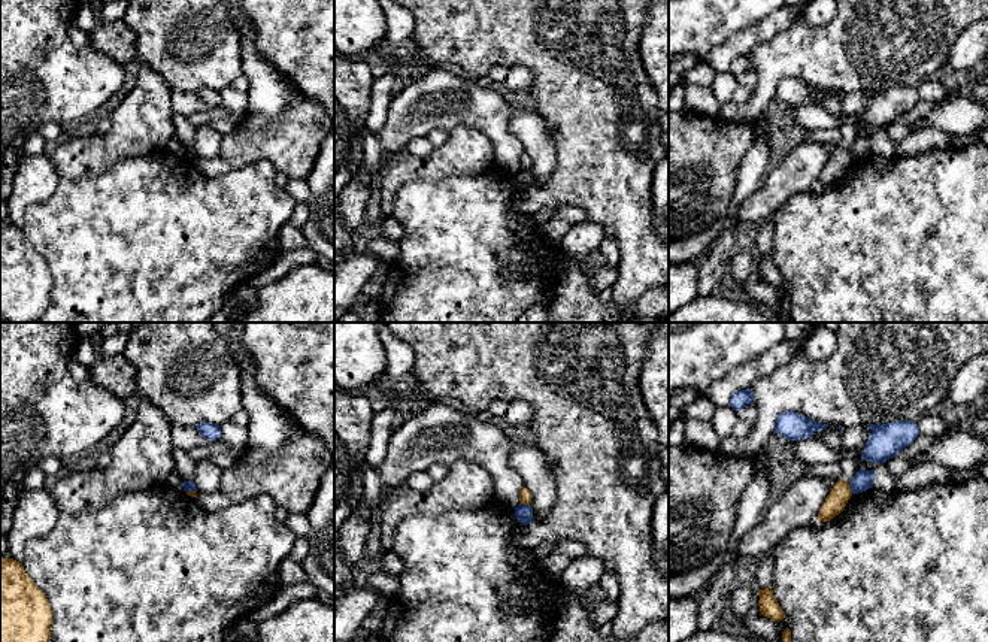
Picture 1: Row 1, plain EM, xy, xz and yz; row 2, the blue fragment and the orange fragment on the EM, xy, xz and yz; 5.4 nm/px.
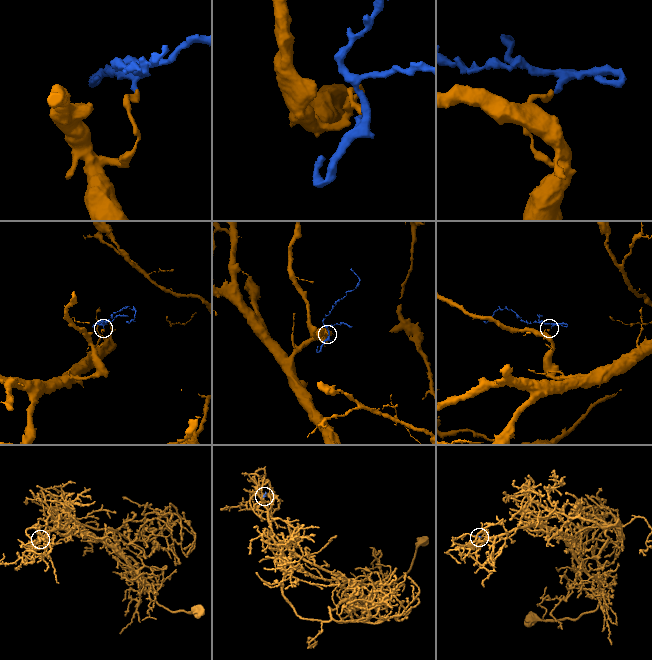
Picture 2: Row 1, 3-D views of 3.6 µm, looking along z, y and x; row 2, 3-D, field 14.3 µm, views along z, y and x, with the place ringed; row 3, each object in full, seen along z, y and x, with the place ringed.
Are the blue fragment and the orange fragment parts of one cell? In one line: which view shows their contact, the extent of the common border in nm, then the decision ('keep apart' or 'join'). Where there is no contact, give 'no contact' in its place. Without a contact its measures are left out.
contact in xz; length 60 nm; keep apart

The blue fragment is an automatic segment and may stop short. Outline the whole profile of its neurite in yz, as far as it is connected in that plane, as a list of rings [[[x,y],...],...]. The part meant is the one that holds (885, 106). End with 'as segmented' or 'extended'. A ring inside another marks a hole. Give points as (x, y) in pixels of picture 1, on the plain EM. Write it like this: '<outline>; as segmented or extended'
[[[892,87],[887,90],[867,90],[872,94],[861,124],[872,128],[884,128],[907,113],[919,100],[913,87]]]; as segmented

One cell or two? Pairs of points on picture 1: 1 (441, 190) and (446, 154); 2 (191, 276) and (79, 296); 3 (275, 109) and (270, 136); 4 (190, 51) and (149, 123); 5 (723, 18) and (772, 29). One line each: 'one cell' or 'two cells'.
1: two cells
2: one cell
3: two cells
4: two cells
5: two cells

